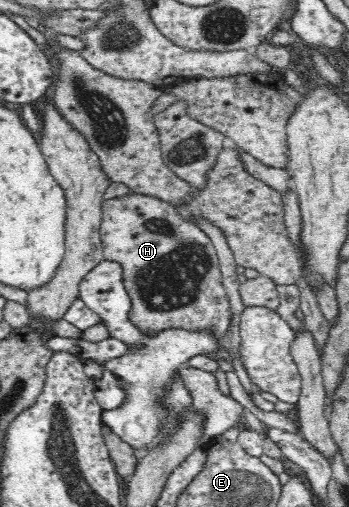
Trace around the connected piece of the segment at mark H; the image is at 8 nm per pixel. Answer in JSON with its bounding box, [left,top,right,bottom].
[98,194,234,362]

